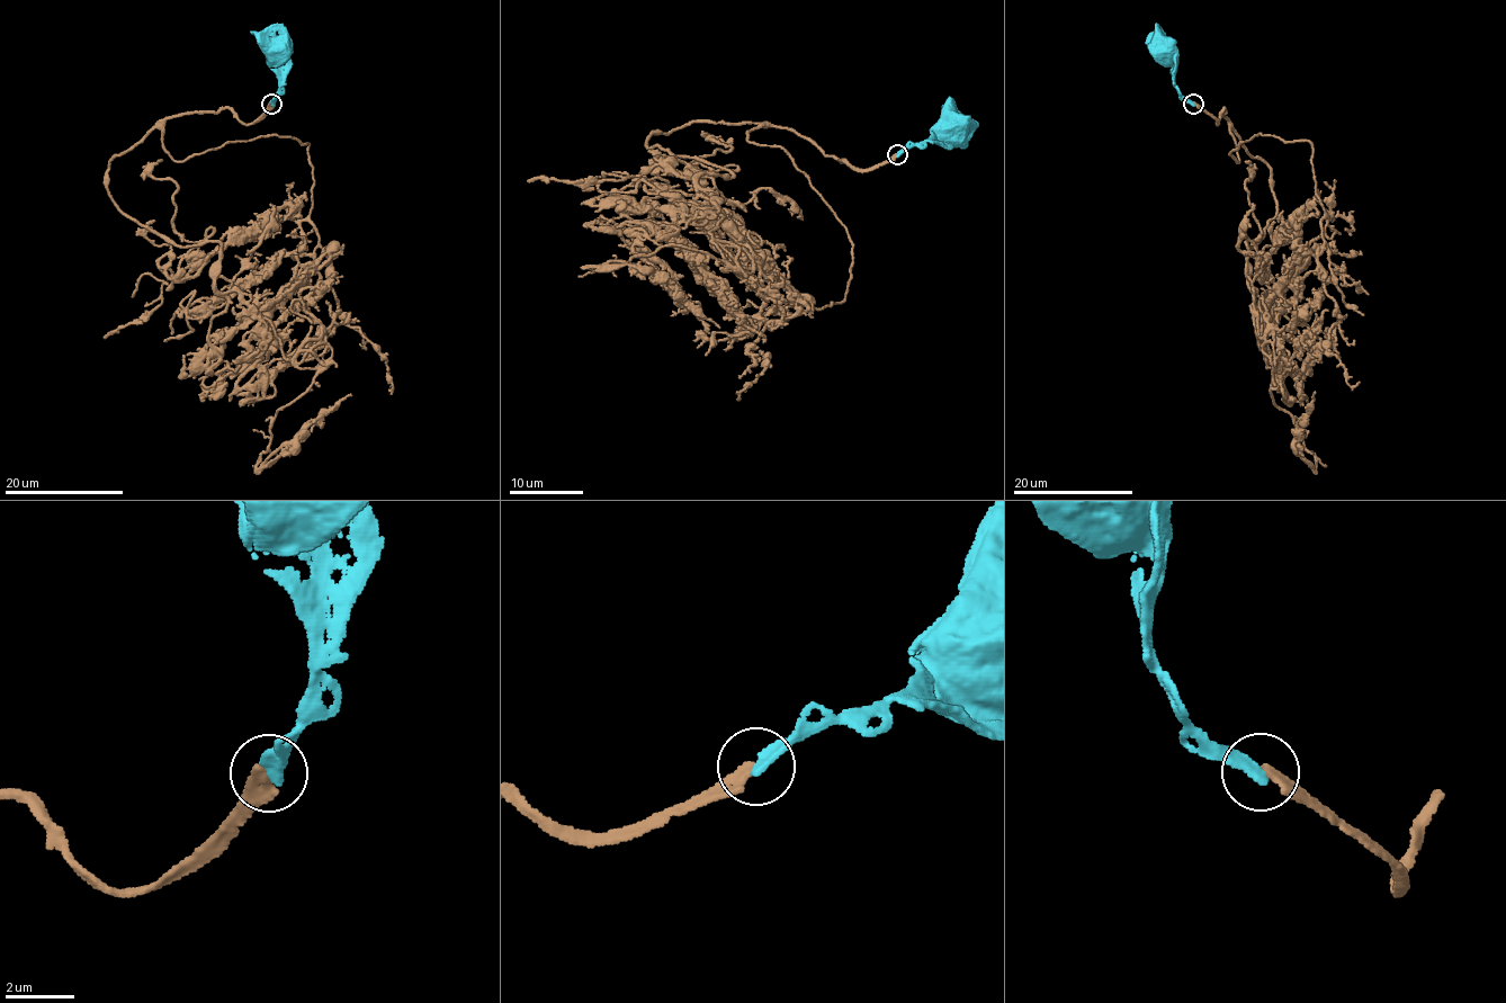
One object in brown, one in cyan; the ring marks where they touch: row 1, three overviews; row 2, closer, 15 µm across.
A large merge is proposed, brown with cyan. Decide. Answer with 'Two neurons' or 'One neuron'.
One neuron

